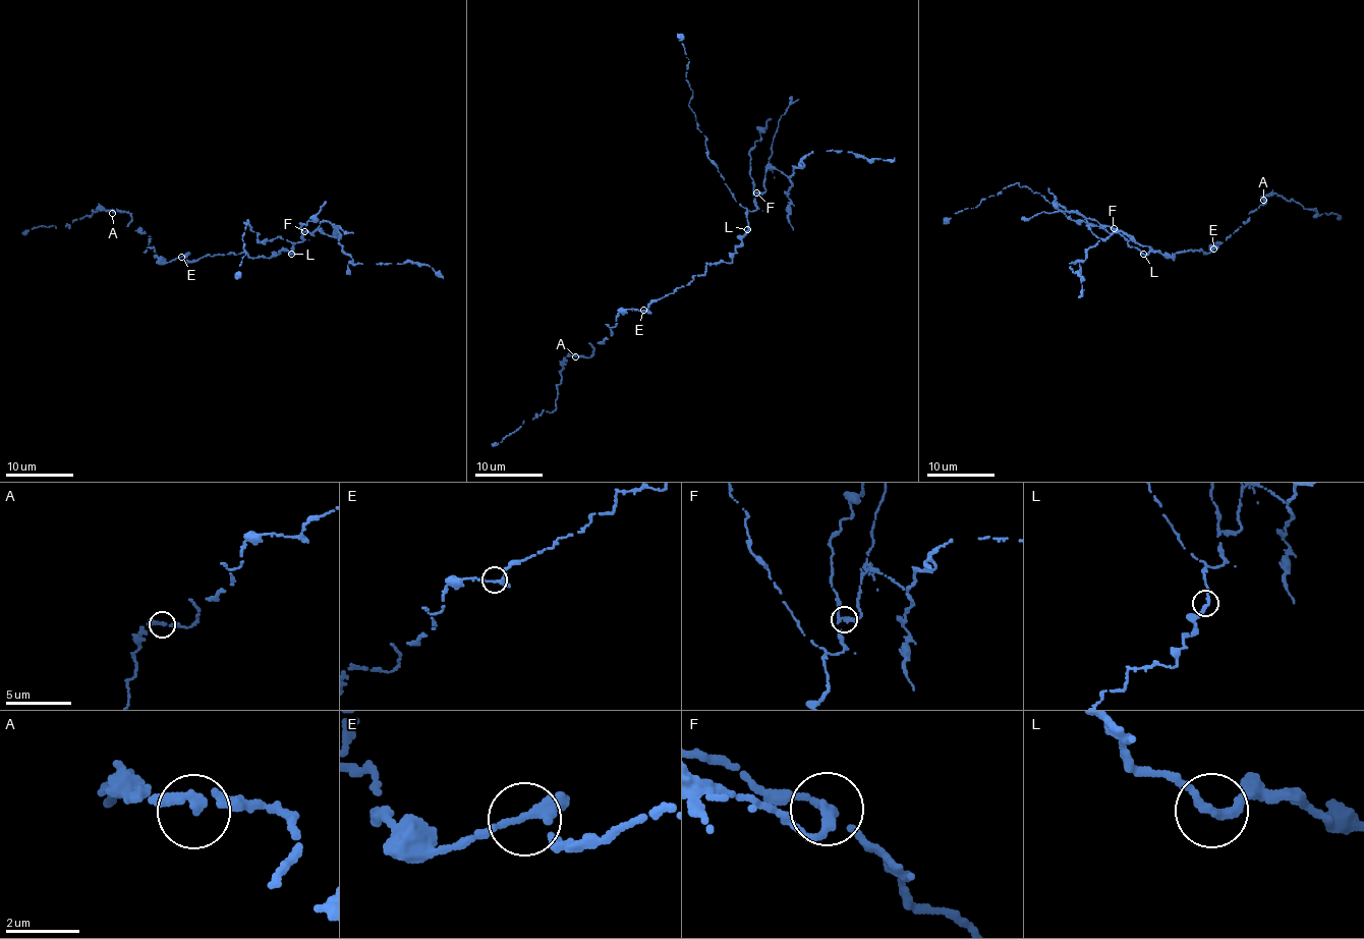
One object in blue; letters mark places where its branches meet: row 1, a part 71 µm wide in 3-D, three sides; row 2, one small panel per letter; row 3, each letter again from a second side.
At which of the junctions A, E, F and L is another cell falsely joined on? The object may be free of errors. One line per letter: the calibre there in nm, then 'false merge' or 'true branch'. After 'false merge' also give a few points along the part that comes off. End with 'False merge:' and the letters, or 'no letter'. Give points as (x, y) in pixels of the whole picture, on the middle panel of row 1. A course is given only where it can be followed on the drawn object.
A: 240 nm thick; true branch
E: 220 nm thick; true branch
F: 220 nm thick; false merge; foreign part runs (757, 194), (765, 190), (769, 168), (789, 179), (812, 151), (895, 157)
L: 280 nm thick; true branch
False merge: F

